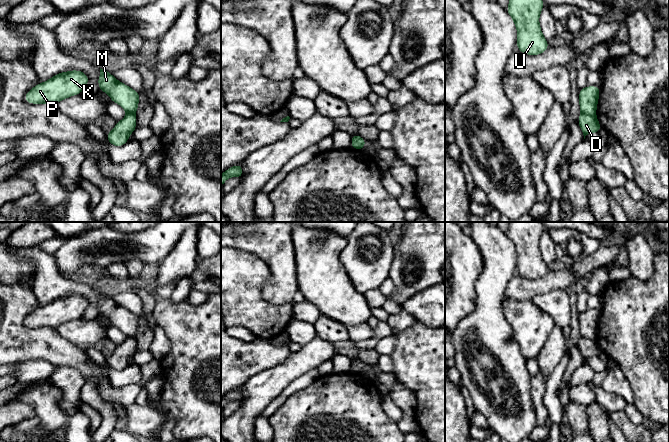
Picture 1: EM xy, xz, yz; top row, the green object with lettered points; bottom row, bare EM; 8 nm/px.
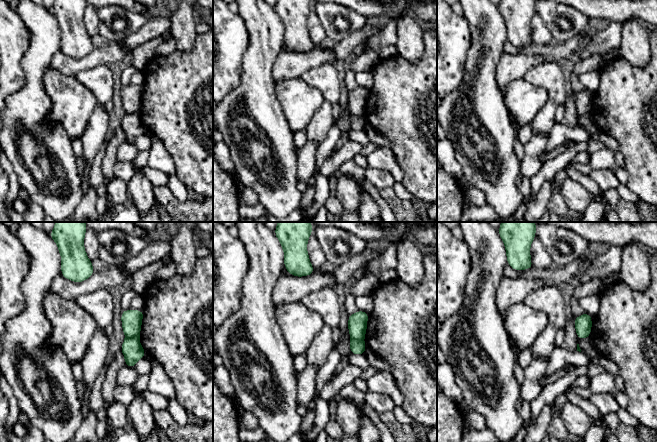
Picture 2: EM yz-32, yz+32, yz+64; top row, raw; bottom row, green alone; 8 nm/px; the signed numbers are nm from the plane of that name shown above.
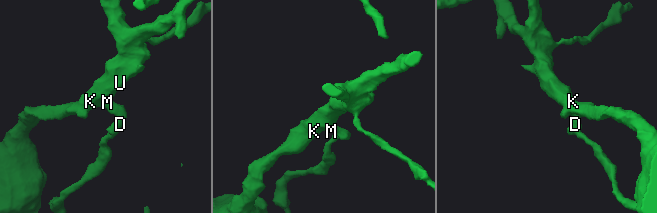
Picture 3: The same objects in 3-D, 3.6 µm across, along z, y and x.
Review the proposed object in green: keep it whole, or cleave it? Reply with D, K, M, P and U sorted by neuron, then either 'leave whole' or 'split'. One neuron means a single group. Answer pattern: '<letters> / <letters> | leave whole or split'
D / K M P U | split

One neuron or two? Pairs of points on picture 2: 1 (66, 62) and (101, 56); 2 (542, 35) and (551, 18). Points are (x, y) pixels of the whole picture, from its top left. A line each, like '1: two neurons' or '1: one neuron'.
1: one neuron
2: two neurons

